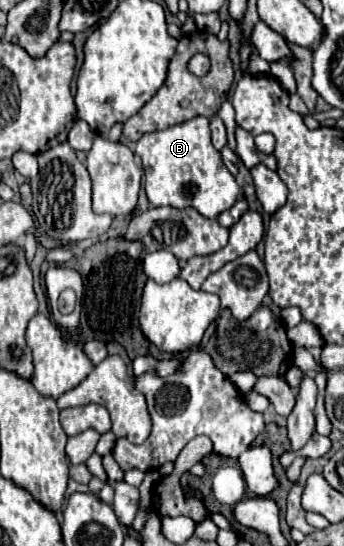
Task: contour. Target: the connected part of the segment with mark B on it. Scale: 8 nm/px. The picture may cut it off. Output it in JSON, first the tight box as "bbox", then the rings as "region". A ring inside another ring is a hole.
{"bbox":[135,117,241,219],"region":[[[193,117],[163,131],[143,135],[135,143],[135,153],[143,161],[145,191],[153,207],[193,207],[203,217],[215,219],[221,211],[227,211],[241,193],[235,177],[225,167],[221,153],[211,143],[211,129],[207,117]]]}

